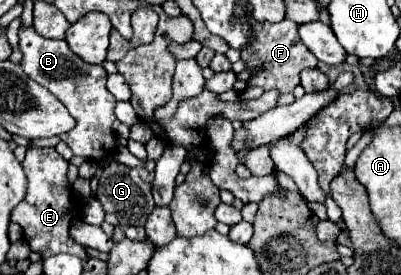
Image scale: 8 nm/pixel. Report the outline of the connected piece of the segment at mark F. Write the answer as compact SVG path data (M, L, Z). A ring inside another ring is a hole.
M284 19L282 23L256 23L252 21L252 29L256 31L256 43L252 43L252 47L246 47L242 51L242 59L248 63L248 67L264 67L262 71L258 71L248 85L258 85L262 89L278 89L280 93L288 93L294 91L294 87L300 83L300 71L306 67L316 67L318 59L308 51L308 47L304 47L304 43L300 43L298 31L296 31L296 23Z

